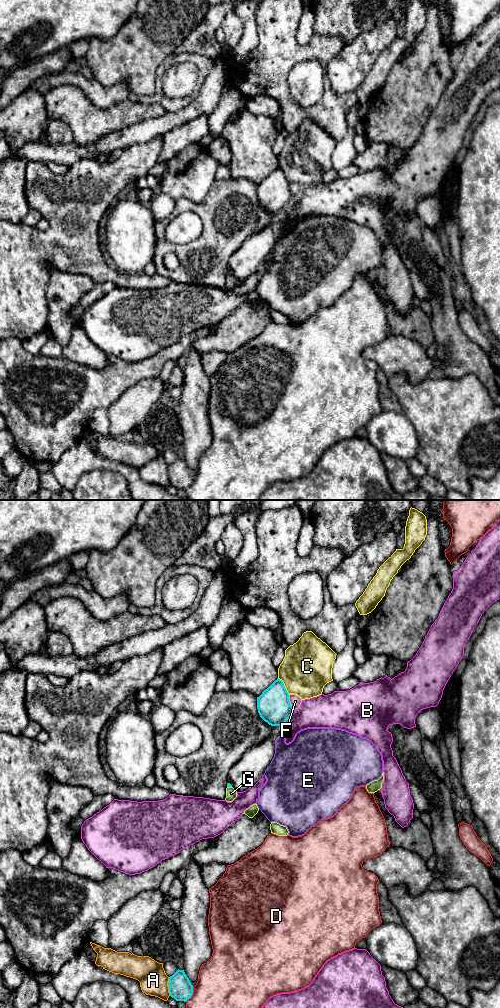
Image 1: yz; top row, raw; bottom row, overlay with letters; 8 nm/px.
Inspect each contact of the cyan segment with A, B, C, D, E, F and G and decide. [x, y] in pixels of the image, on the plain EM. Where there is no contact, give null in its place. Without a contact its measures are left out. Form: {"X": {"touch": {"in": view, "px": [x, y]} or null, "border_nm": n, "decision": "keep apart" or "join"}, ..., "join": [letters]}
{"A": {"touch": {"in": "yz", "px": [168, 474]}, "border_nm": 150, "decision": "keep apart"}, "B": {"touch": {"in": "yz", "px": [290, 203]}, "border_nm": 130, "decision": "keep apart"}, "C": {"touch": {"in": "yz", "px": [284, 174]}, "border_nm": 170, "decision": "keep apart"}, "D": {"touch": {"in": "yz", "px": [191, 482]}, "border_nm": 140, "decision": "keep apart"}, "E": {"touch": {"in": "yz", "px": [283, 211]}, "border_nm": 50, "decision": "keep apart"}, "F": {"touch": {"in": "yz", "px": [289, 191]}, "border_nm": 140, "decision": "keep apart"}, "G": {"touch": {"in": "yz", "px": [229, 274]}, "border_nm": 40, "decision": "join"}, "join": ["G"]}

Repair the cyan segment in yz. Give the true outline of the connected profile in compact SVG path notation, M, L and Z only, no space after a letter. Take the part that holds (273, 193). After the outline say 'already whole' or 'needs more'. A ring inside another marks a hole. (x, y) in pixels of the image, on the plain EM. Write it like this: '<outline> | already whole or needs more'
M277 166L257 185L260 205L271 214L282 214L295 199L282 168Z | already whole

